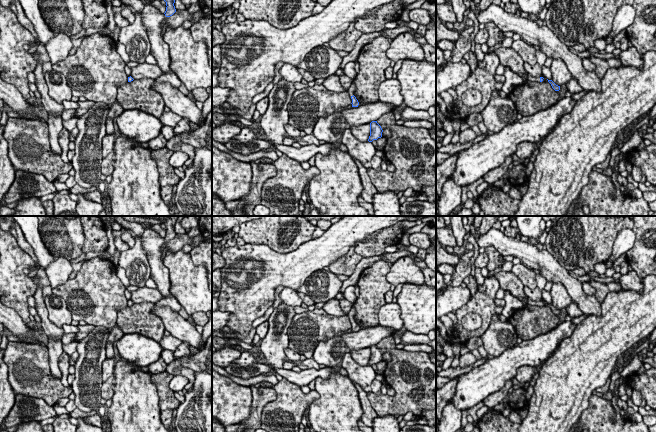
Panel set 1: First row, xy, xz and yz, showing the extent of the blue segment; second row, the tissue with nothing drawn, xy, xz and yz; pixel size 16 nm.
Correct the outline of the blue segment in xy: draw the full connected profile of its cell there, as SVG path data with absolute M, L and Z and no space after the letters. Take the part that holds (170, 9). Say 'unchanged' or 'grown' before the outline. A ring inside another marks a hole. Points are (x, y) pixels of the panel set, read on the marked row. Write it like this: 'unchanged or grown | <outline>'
unchanged | M164 0L164 1L166 2L166 6L167 6L164 14L166 17L170 17L176 12L174 6L175 0Z

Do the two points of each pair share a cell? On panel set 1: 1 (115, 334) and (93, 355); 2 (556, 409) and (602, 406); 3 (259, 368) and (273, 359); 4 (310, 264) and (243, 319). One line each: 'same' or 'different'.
1: different
2: different
3: different
4: same

